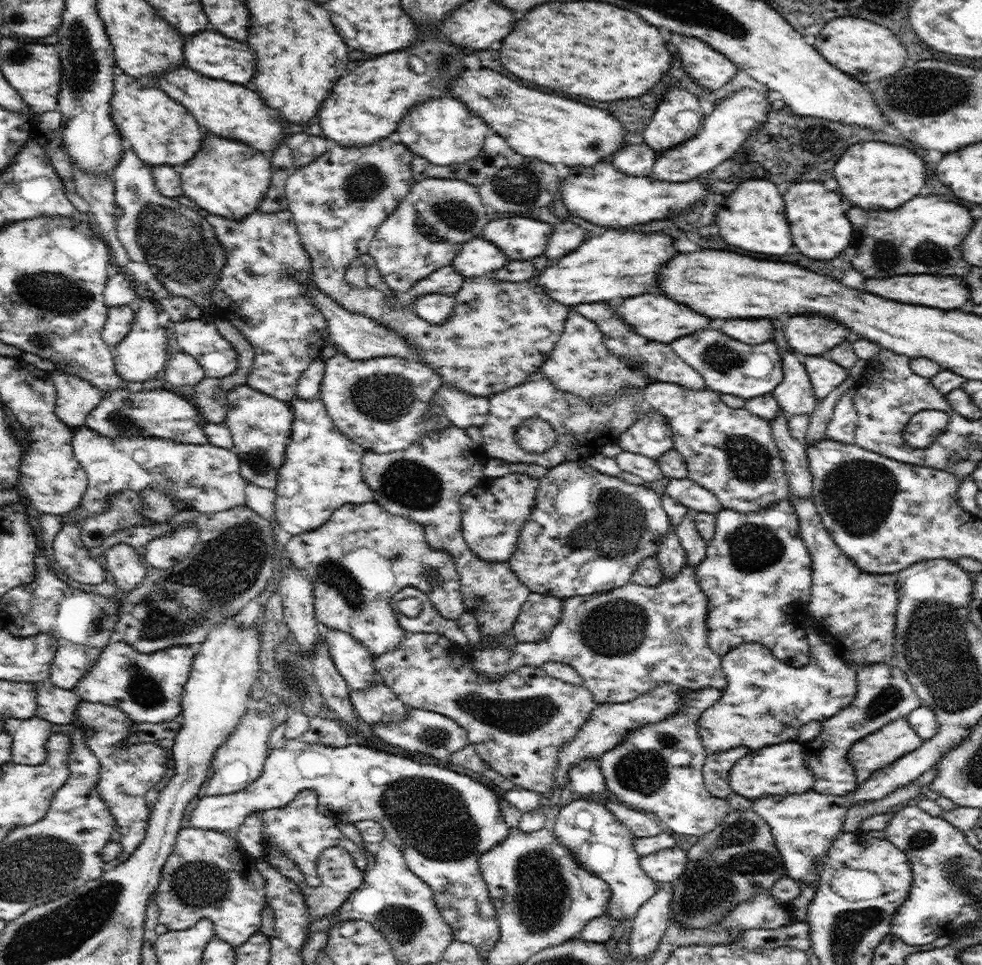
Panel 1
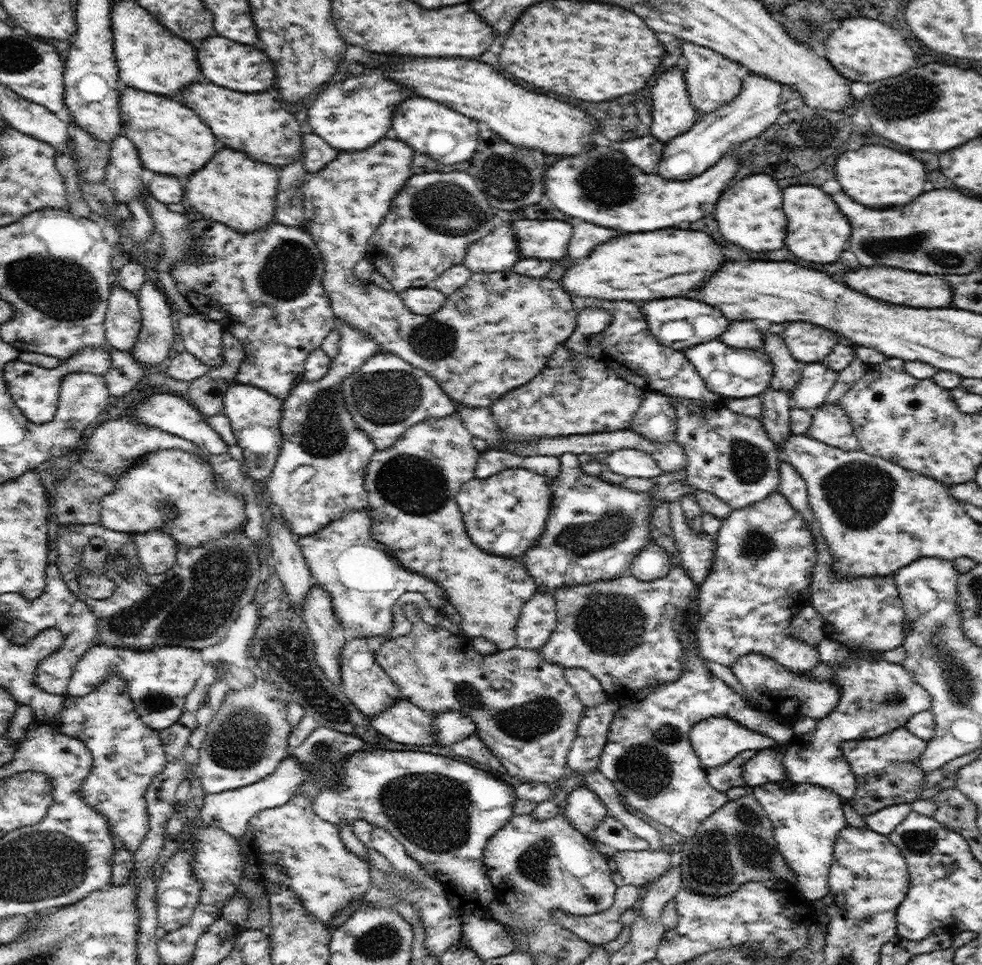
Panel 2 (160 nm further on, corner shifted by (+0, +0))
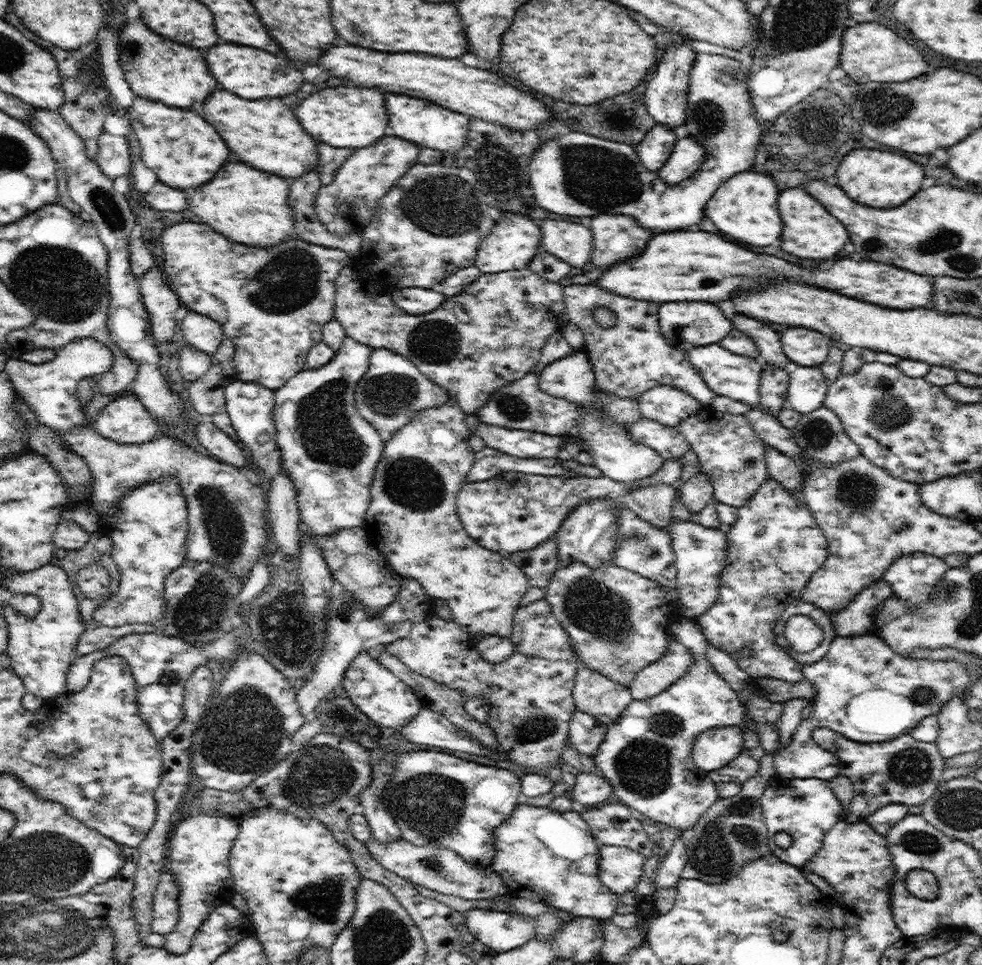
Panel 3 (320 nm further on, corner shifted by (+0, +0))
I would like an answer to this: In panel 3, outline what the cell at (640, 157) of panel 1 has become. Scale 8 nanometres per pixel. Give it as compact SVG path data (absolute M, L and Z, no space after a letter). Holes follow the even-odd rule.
M652 127L646 136L634 146L639 161L652 172L659 171L672 154L677 137L682 131L670 127Z

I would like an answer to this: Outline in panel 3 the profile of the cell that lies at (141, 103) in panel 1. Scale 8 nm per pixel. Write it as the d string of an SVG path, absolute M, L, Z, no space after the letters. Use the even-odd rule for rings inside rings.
M135 96L132 107L127 112L133 128L133 137L141 146L143 163L157 174L157 180L168 186L190 192L206 184L210 178L214 178L214 174L222 168L222 164L226 164L226 160L234 159L231 150L226 146L226 142L222 142L223 138L216 134L214 127L188 108L184 110L184 108L167 106L162 102Z

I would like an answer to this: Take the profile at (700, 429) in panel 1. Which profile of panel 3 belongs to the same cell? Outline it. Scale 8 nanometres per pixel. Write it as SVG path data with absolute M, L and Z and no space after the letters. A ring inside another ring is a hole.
M702 405L698 412L683 420L677 429L698 457L701 471L709 474L713 496L718 501L738 508L748 502L768 478L767 446L748 422L745 415L720 412L711 405Z

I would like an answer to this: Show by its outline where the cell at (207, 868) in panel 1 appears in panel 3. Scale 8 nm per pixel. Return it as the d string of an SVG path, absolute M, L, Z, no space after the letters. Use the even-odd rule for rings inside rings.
M169 870L160 875L153 896L152 910L152 933L166 935L178 926L179 888Z

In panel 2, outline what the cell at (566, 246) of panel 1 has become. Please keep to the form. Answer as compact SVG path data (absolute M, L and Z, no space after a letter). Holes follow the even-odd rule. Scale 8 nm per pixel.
M582 221L582 224L573 226L572 240L567 246L567 254L572 260L582 262L582 258L588 258L590 250L594 250L594 246L598 246L598 242L608 242L619 233L619 230L594 226L590 222Z

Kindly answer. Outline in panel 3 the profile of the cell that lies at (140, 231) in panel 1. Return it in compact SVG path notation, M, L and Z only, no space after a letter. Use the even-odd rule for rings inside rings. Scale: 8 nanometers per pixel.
M101 132L98 139L98 152L95 161L100 170L112 180L118 176L130 176L131 156L129 140L124 136L112 136L108 132Z

